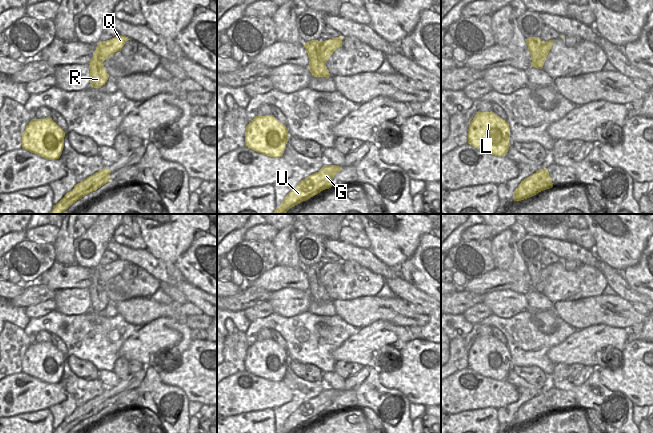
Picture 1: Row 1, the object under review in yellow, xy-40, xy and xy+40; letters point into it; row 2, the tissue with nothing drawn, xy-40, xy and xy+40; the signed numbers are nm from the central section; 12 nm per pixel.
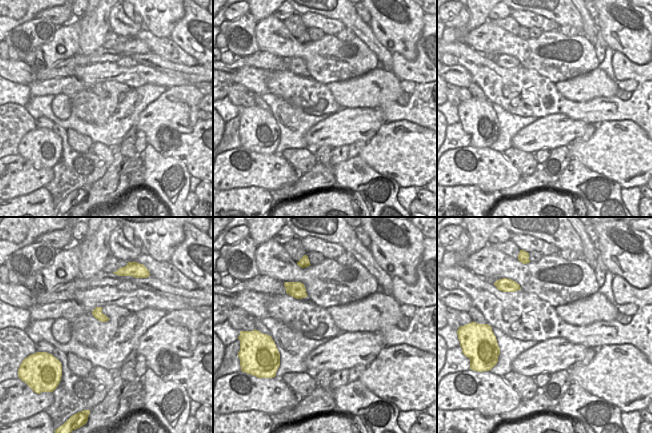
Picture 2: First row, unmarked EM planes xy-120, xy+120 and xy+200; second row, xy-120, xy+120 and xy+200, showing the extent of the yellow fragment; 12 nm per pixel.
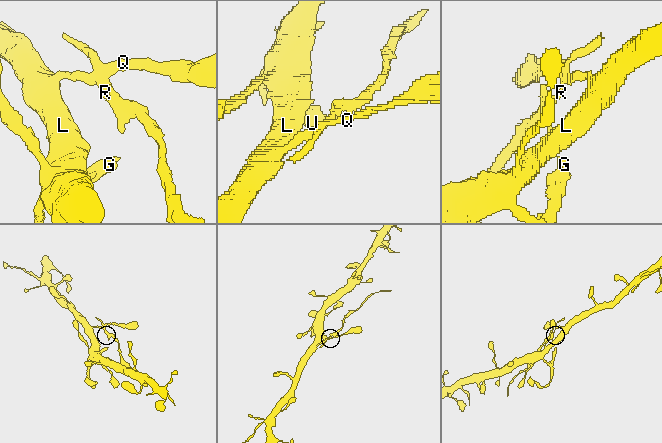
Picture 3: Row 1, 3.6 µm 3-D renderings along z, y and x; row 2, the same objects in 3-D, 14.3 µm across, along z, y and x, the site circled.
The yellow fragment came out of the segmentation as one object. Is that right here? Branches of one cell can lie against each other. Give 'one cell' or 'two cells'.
two cells

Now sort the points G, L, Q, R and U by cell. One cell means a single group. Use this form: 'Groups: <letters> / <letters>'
Groups: G L Q U / R

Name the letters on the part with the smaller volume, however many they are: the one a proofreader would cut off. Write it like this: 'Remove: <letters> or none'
Remove: R

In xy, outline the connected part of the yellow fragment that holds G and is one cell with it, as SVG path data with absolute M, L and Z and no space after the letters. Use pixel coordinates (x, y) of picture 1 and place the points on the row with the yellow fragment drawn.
M324 165L318 172L301 180L285 197L274 214L285 214L290 208L332 187L331 181L342 167Z

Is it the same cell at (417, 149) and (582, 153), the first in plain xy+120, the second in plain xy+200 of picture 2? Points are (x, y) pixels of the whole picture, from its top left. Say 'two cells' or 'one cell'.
one cell

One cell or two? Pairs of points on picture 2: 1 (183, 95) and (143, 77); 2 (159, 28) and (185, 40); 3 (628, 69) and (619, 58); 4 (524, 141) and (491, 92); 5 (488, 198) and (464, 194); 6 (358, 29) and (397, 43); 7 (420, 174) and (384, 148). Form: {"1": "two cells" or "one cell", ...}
{"1": "two cells", "2": "two cells", "3": "one cell", "4": "two cells", "5": "one cell", "6": "two cells", "7": "one cell"}

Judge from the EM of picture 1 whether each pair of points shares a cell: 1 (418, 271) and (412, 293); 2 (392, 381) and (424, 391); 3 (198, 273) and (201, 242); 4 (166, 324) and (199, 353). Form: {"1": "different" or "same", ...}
{"1": "different", "2": "same", "3": "same", "4": "different"}

